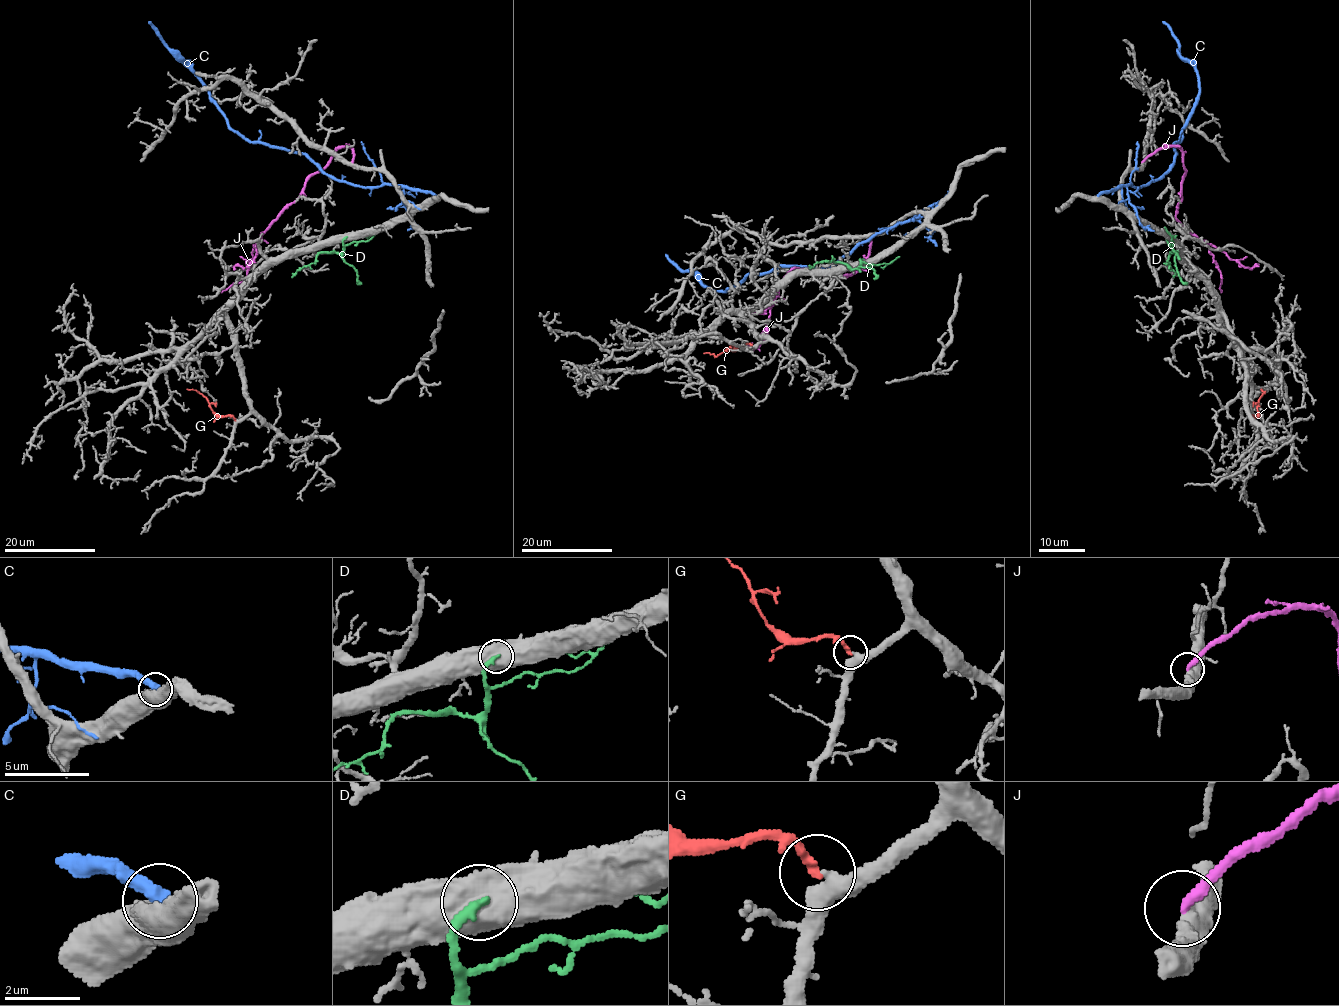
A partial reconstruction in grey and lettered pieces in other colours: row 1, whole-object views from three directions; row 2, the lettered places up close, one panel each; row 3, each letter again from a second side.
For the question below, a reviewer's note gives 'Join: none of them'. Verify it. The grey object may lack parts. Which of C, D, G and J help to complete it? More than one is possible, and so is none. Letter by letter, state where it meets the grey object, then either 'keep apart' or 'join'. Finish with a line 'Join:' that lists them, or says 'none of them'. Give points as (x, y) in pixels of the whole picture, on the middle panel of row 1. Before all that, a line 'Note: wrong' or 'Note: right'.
Note: wrong
C: meets grey at (953, 190); keep apart
D: meets grey at (863, 260); keep apart
G: meets grey at (752, 346); join
J: meets grey at (869, 234); keep apart
Join: G

